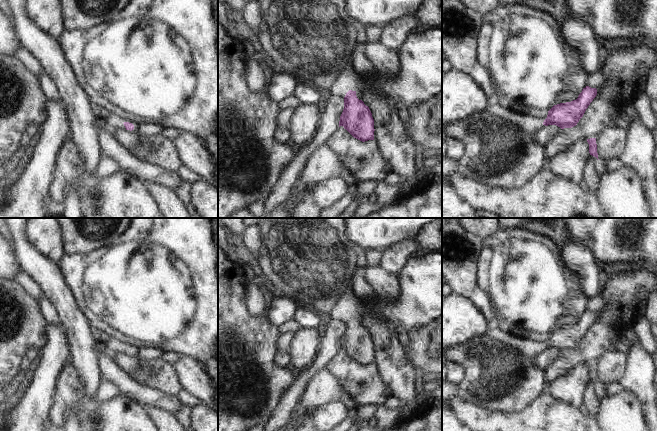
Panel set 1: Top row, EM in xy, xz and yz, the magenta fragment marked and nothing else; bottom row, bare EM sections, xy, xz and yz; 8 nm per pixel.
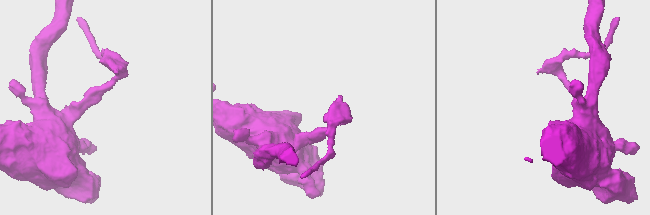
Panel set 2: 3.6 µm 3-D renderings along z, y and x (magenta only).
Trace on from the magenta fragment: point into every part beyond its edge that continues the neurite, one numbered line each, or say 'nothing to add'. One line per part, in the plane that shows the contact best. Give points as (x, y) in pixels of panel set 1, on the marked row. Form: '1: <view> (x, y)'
1: xy (113, 122)

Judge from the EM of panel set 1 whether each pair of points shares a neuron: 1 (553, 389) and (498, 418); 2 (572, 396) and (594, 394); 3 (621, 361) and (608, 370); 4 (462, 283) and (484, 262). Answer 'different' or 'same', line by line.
1: different
2: different
3: same
4: different

